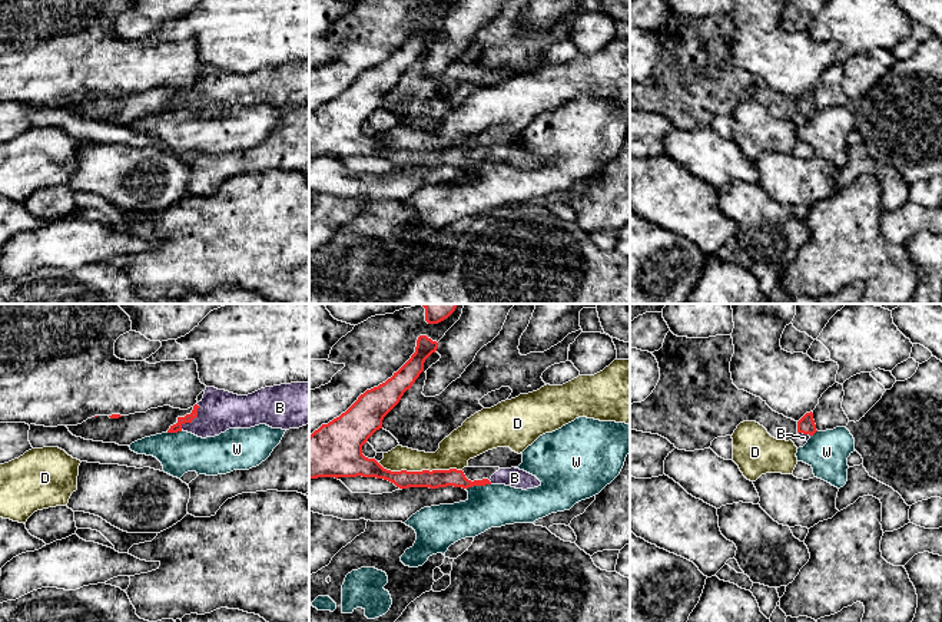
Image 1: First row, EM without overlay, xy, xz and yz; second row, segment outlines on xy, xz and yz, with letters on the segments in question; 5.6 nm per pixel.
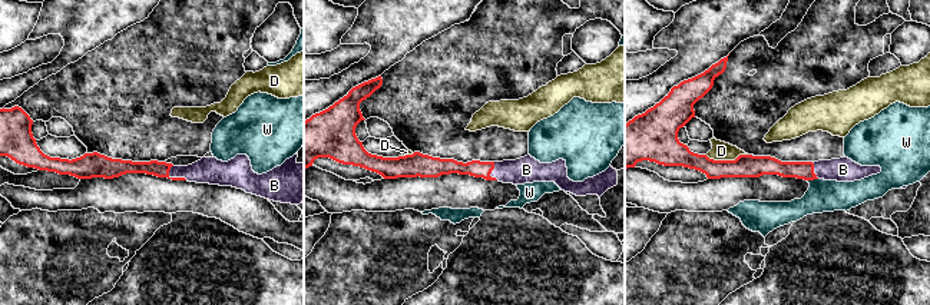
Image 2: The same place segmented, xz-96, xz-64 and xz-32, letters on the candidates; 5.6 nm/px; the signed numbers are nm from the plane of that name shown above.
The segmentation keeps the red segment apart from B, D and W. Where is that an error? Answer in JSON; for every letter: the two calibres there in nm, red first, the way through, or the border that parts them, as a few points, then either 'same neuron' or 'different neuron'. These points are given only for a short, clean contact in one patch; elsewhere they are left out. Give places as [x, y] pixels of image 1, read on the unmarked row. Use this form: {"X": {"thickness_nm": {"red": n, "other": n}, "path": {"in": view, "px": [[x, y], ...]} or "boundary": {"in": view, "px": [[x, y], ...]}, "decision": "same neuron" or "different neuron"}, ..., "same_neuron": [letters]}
{"B": {"thickness_nm": {"red": 50, "other": 240}, "path": {"in": "xy", "px": [[176, 106], [193, 96], [211, 96], [219, 89]]}, "decision": "same neuron"}, "D": {"thickness_nm": {"red": 100, "other": 180}, "decision": "different neuron"}, "W": {"thickness_nm": {"red": 100, "other": 240}, "decision": "different neuron"}, "same_neuron": ["B"]}

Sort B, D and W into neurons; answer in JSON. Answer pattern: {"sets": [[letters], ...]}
{"sets": [["B"], ["D"], ["W"]]}

